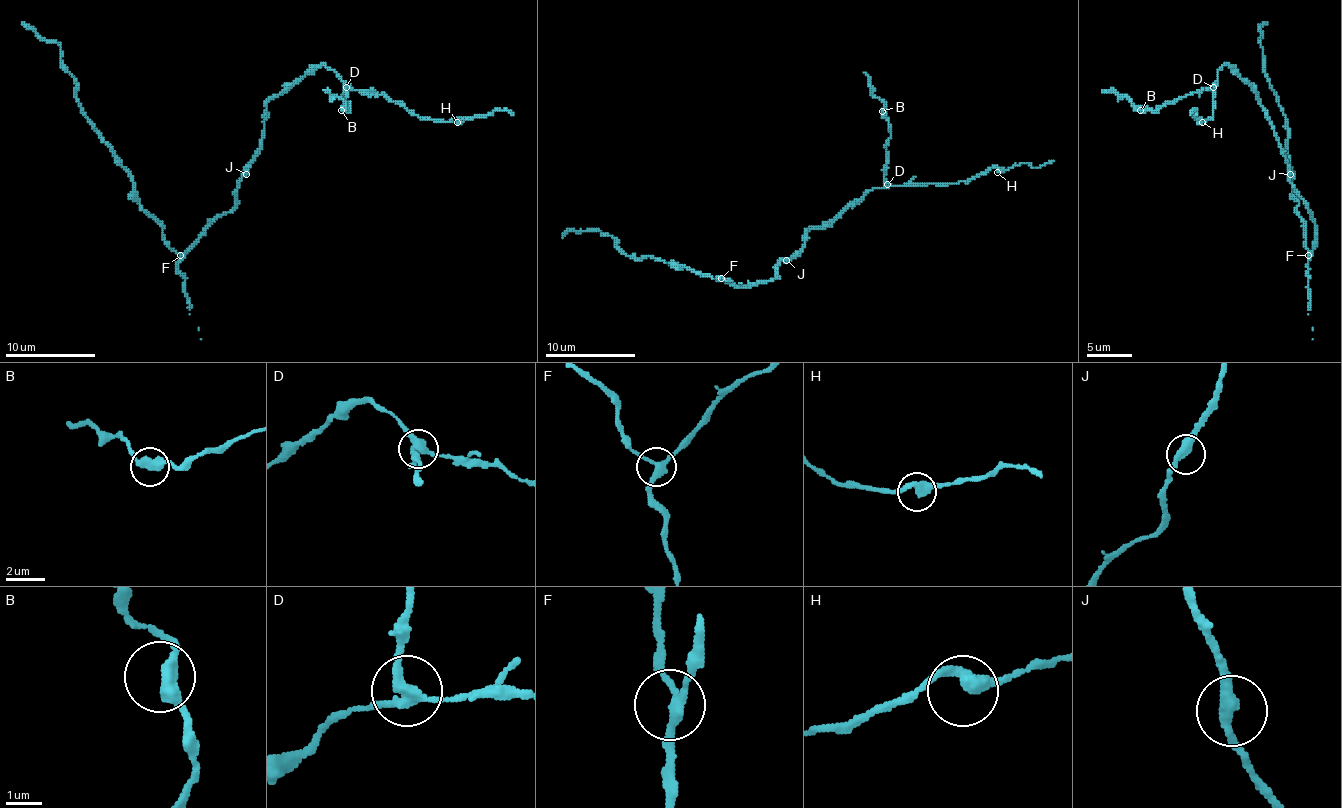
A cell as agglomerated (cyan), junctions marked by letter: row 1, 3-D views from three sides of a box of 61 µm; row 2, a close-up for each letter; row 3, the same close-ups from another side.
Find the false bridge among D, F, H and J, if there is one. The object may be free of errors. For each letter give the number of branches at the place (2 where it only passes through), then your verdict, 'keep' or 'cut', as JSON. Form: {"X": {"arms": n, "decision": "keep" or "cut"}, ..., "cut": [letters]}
{"D": {"arms": 3, "decision": "cut"}, "F": {"arms": 3, "decision": "keep"}, "H": {"arms": 2, "decision": "keep"}, "J": {"arms": 2, "decision": "keep"}, "cut": ["D"]}

